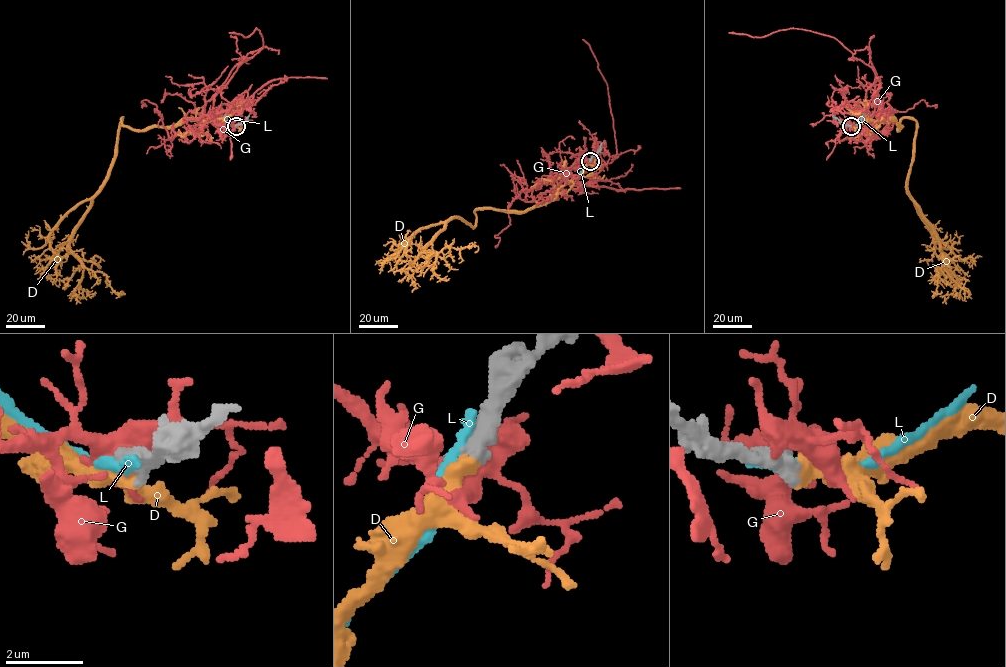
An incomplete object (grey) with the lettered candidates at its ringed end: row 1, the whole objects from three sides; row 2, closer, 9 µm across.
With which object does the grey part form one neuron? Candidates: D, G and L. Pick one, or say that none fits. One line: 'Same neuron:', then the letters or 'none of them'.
Same neuron: D

